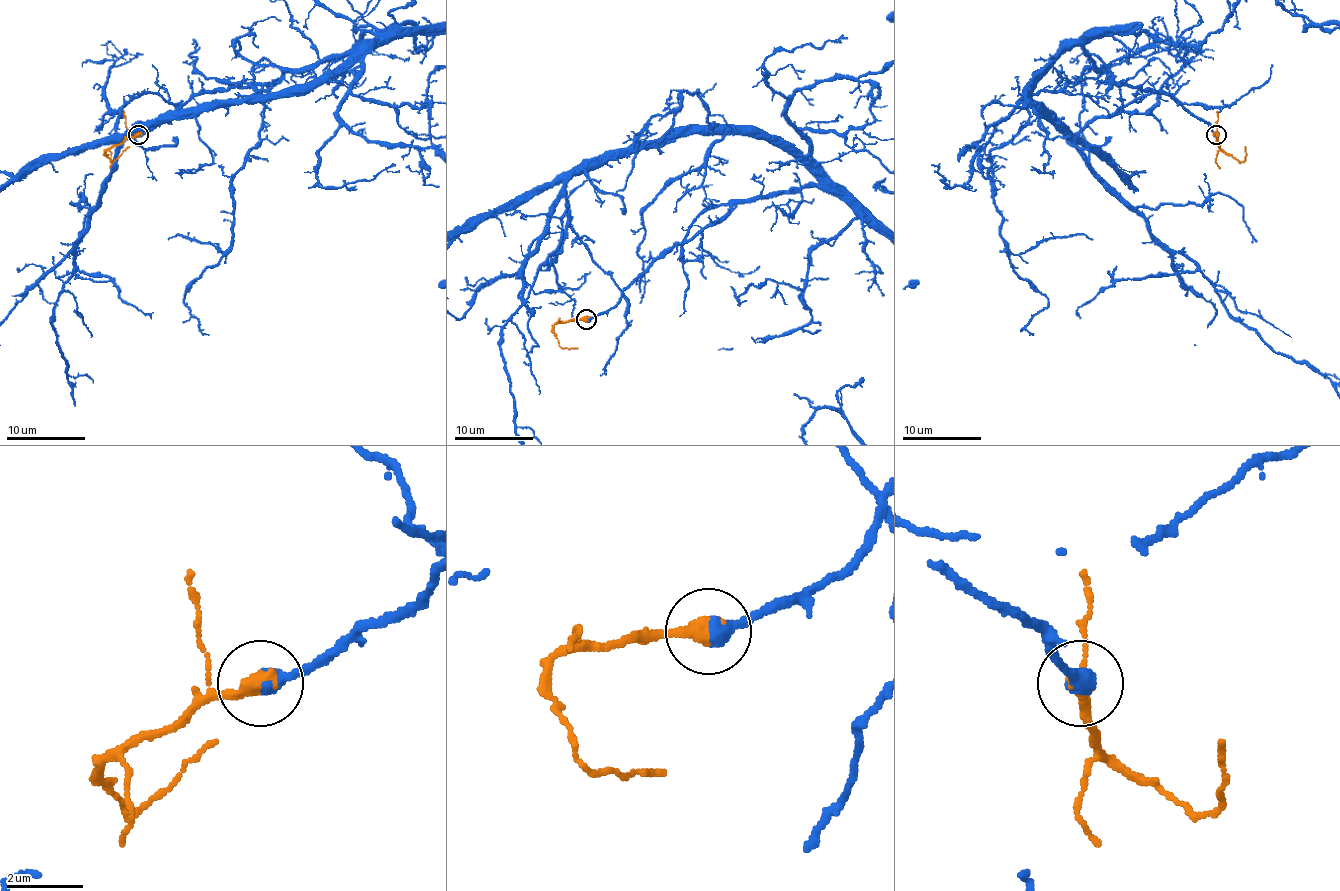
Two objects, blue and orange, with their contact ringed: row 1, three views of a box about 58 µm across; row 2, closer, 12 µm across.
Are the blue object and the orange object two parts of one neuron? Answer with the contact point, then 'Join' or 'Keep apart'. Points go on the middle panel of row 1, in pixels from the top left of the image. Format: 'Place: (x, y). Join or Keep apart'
Place: (586, 319). Join

